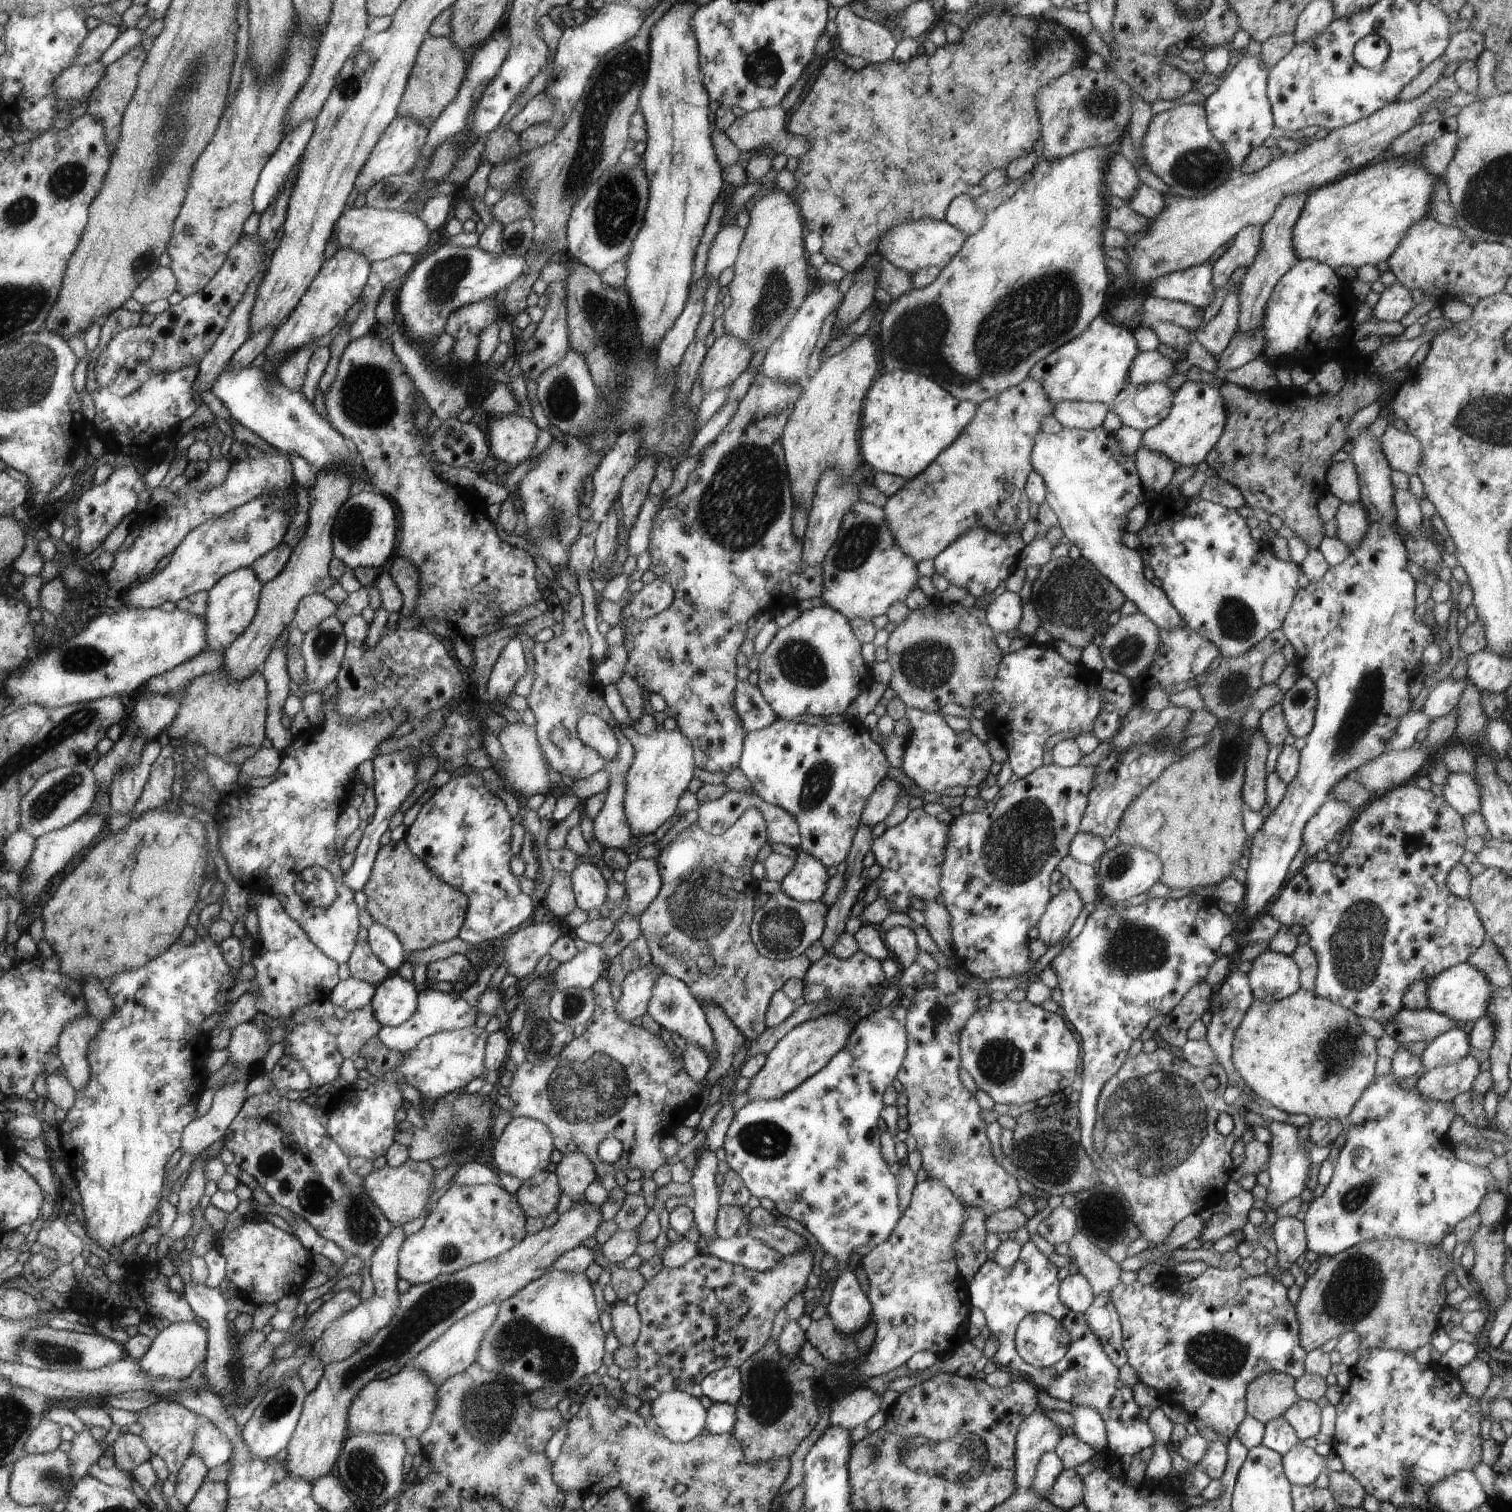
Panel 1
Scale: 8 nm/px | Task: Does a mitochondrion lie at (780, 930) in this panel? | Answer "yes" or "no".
yes

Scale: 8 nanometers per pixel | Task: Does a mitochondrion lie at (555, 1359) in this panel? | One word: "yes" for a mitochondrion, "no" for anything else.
yes

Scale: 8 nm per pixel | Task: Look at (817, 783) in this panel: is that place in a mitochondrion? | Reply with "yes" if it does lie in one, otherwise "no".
yes

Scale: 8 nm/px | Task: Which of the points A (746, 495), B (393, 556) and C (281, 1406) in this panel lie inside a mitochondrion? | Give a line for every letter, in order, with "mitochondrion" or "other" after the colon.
A: mitochondrion
B: other
C: mitochondrion

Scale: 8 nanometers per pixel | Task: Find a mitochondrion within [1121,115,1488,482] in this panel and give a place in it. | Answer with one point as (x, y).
(1196, 169)

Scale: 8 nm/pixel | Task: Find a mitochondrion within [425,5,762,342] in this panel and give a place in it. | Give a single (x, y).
(614, 83)

